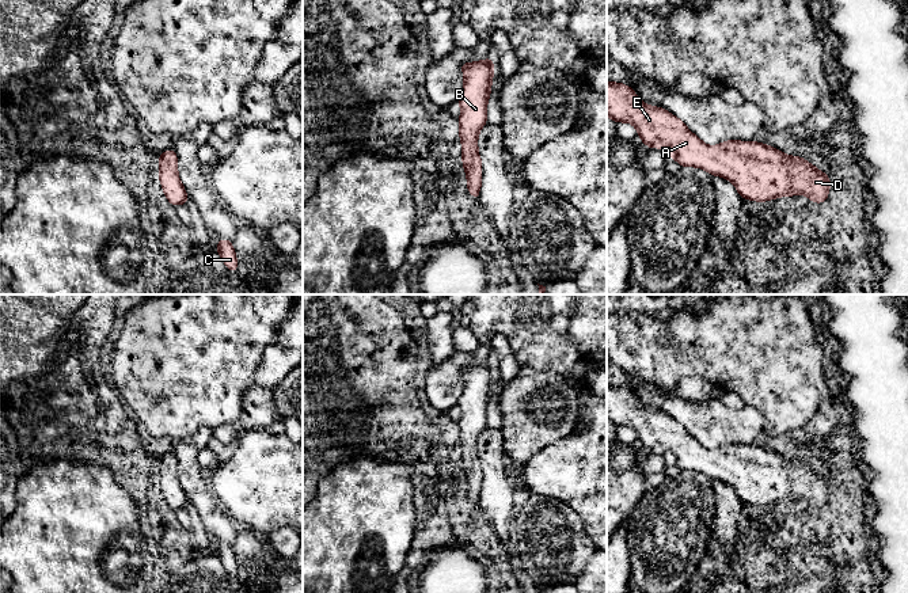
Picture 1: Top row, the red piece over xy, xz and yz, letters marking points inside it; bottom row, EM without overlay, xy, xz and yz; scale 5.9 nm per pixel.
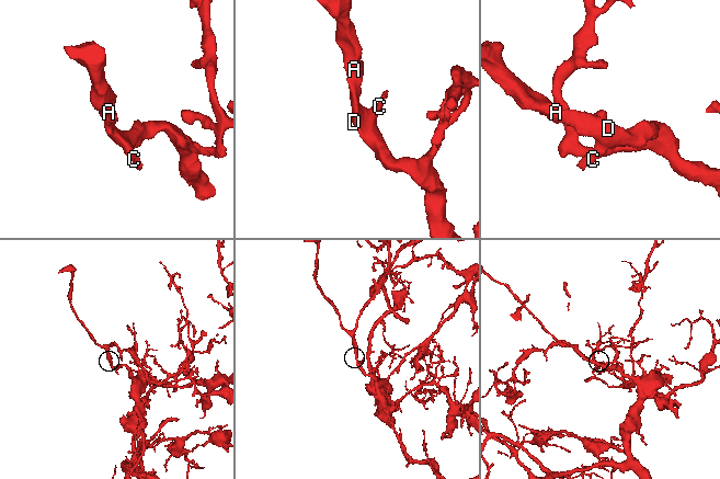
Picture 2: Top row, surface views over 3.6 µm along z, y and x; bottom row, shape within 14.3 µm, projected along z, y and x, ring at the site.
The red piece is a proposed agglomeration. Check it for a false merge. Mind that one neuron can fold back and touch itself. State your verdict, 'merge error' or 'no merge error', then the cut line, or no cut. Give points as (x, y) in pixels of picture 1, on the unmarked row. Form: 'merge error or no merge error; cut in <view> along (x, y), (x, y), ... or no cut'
no merge error; no cut

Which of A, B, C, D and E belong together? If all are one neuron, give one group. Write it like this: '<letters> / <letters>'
A B C D E

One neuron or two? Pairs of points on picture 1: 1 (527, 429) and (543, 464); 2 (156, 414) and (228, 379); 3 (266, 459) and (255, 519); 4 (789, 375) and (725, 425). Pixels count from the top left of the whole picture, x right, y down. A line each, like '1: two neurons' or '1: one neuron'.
1: two neurons
2: one neuron
3: one neuron
4: two neurons

